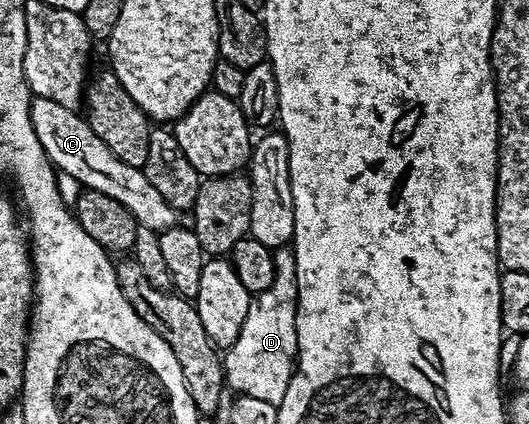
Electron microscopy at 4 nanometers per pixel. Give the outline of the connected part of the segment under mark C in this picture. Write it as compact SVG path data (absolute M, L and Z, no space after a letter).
M33 97L30 120L34 126L34 136L38 136L38 144L42 144L46 156L59 173L74 176L83 189L103 192L118 200L118 204L122 204L122 208L134 216L137 226L159 232L177 225L178 211L166 204L166 199L154 189L154 184L146 180L143 169L118 160L118 156L114 156L114 152L102 144L94 128L90 128L83 113L62 108L62 104L54 104L54 100Z

